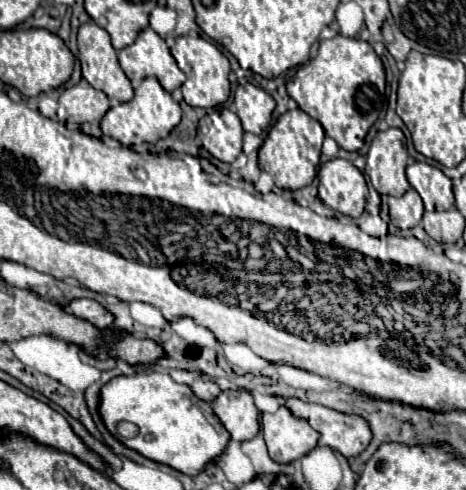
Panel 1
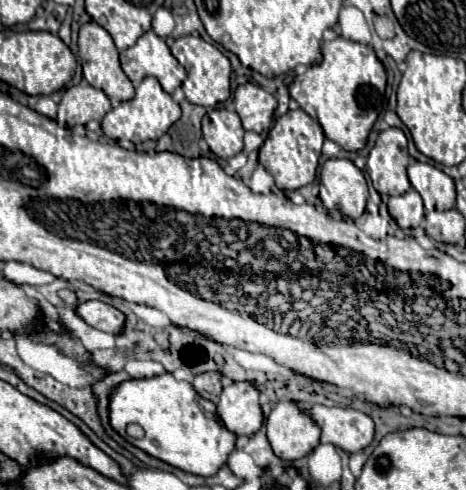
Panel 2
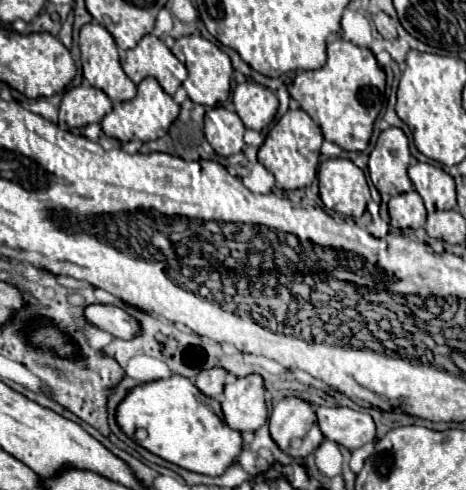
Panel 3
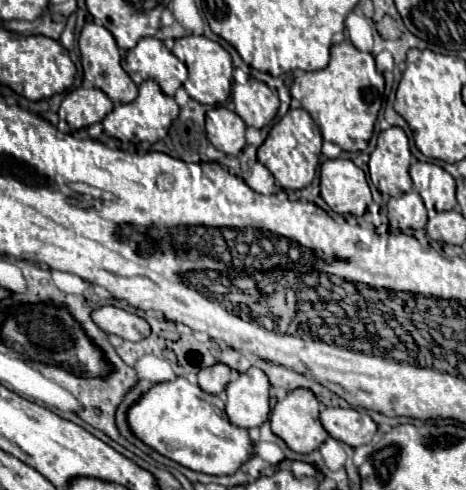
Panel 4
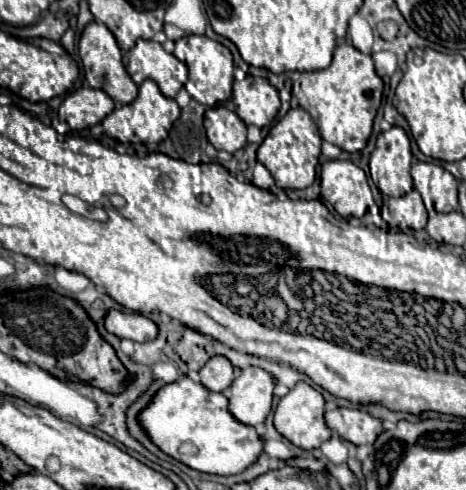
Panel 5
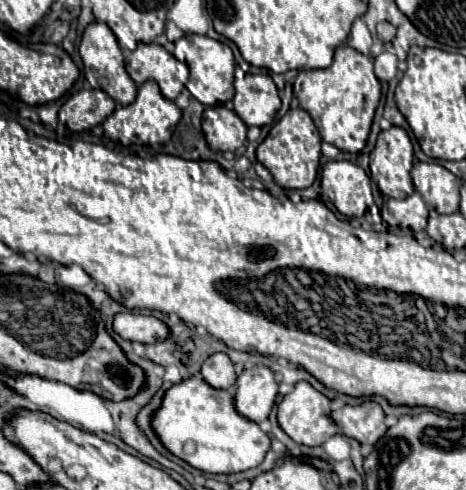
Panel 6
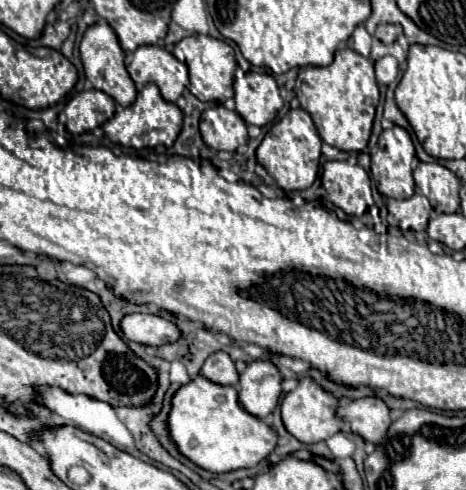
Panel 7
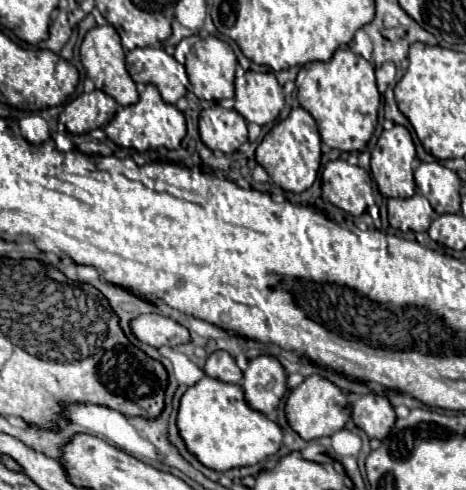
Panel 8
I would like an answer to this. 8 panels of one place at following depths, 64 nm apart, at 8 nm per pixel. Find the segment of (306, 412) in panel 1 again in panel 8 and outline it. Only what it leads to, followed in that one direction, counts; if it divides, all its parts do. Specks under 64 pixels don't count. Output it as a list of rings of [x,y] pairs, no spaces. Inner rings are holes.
[[[366,394],[352,402],[352,420],[358,428],[362,428],[370,438],[384,440],[396,422],[394,408],[386,396]]]

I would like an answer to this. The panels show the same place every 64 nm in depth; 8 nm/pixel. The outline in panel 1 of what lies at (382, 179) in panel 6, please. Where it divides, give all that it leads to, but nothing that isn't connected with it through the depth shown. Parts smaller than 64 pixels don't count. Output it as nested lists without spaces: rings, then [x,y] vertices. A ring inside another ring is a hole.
[[[388,128],[386,132],[378,132],[368,154],[366,154],[366,168],[364,172],[370,176],[372,186],[376,188],[378,194],[388,194],[388,196],[402,196],[410,184],[406,180],[406,160],[408,160],[408,152],[406,152],[406,138],[404,132],[400,128]]]

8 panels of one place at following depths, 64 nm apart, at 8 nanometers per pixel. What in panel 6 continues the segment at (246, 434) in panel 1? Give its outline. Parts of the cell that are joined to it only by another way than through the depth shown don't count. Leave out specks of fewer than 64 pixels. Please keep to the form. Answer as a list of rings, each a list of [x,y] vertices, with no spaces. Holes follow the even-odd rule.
[[[250,366],[238,380],[234,390],[234,402],[242,416],[252,422],[262,422],[268,418],[278,396],[278,382],[268,366]]]

